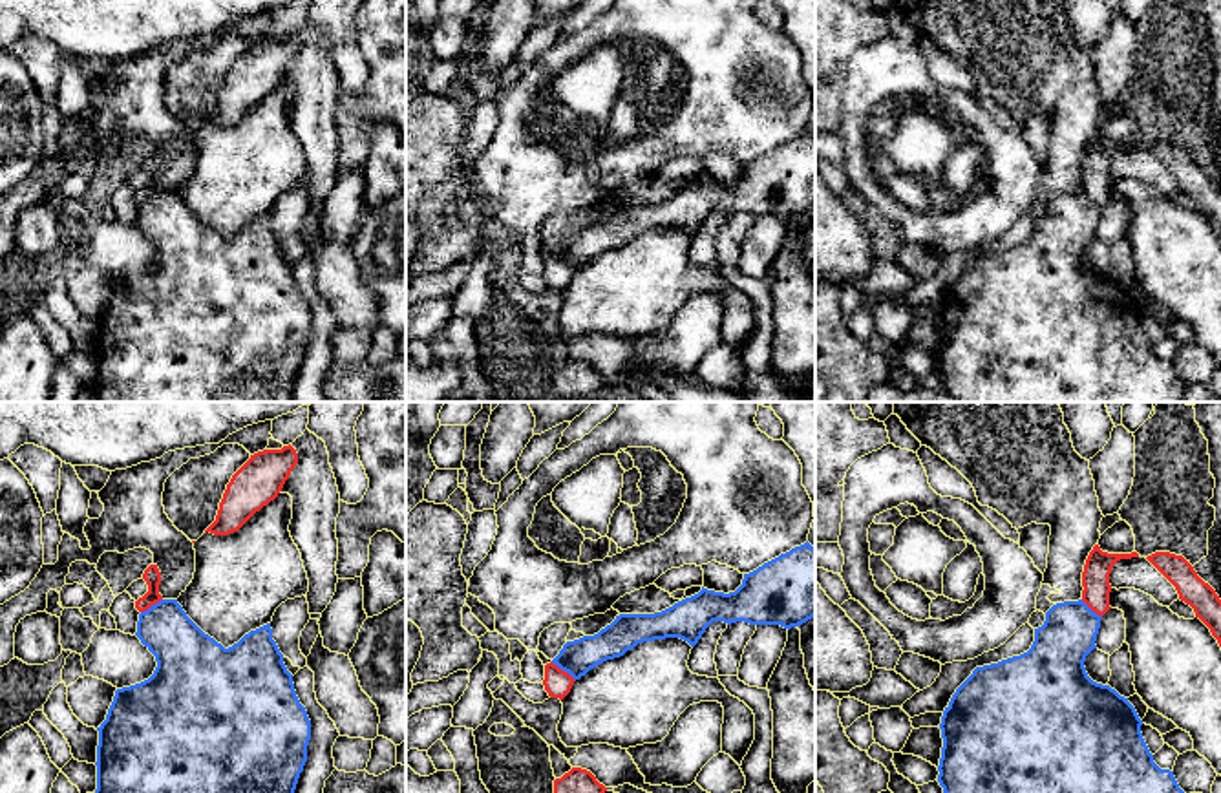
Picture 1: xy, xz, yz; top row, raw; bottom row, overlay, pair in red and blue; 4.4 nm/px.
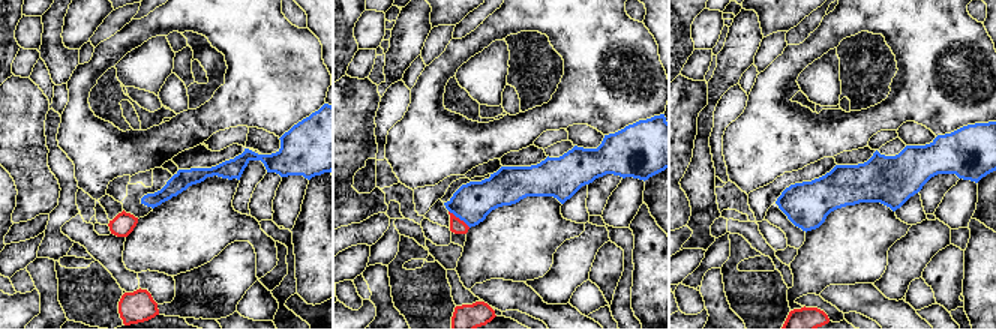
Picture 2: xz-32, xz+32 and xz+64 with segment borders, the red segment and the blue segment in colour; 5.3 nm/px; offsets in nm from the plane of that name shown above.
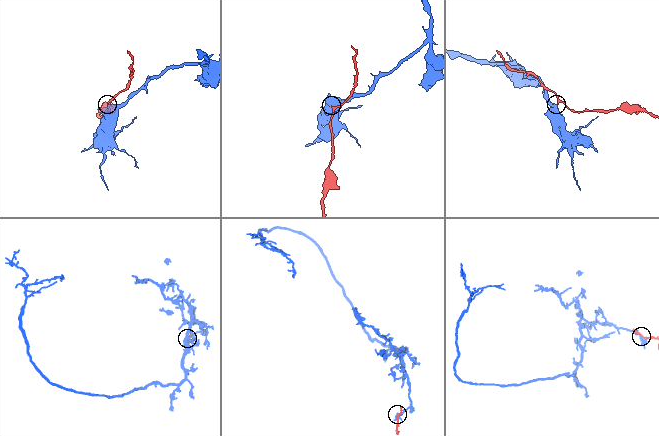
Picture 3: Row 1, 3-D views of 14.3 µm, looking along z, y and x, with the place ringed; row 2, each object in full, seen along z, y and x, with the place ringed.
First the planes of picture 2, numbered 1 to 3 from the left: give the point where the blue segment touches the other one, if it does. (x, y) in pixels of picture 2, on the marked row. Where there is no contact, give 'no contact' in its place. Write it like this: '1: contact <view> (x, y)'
1: no contact
2: contact xz+32 (458, 218)
3: no contact

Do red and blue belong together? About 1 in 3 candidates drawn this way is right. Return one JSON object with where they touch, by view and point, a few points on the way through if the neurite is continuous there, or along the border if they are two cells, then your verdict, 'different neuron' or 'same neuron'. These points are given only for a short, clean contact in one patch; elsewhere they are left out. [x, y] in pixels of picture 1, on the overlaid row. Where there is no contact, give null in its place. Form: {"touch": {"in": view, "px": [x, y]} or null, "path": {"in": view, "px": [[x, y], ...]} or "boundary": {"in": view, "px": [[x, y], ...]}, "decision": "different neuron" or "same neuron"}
{"touch": {"in": "xz", "px": [563, 671]}, "boundary": {"in": "xz", "px": [[551, 662], [574, 680]]}, "decision": "different neuron"}

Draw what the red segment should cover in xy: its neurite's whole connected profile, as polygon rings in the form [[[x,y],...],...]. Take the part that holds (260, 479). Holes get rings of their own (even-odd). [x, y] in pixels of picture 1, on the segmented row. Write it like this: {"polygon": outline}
{"polygon": [[[291,444],[250,455],[227,484],[216,521],[205,534],[238,532],[256,512],[278,497],[296,464],[298,453]]]}

